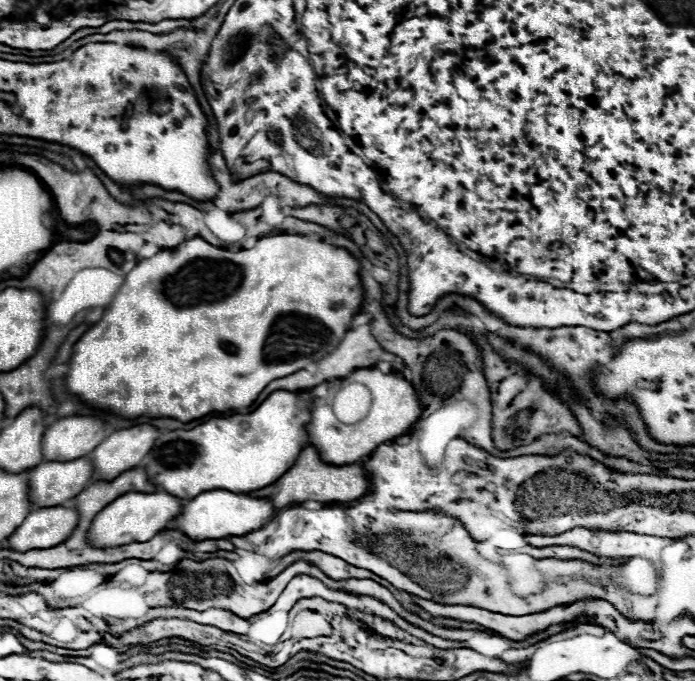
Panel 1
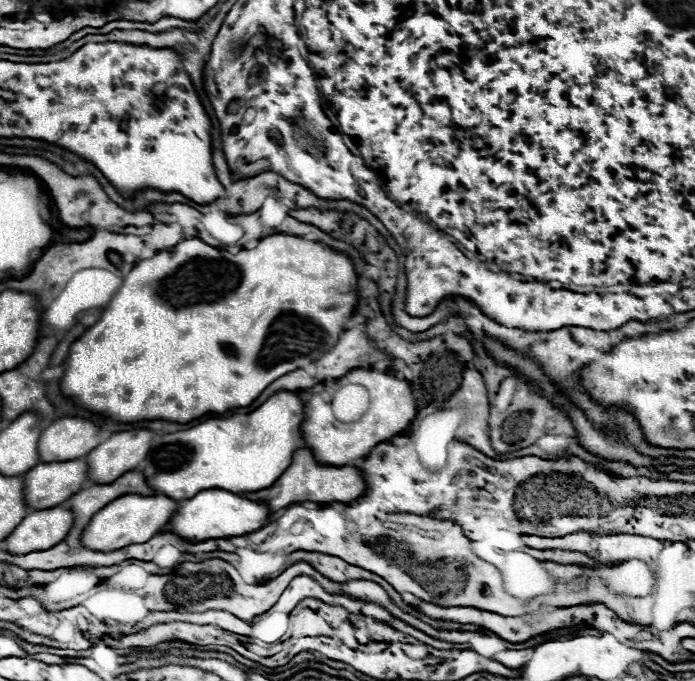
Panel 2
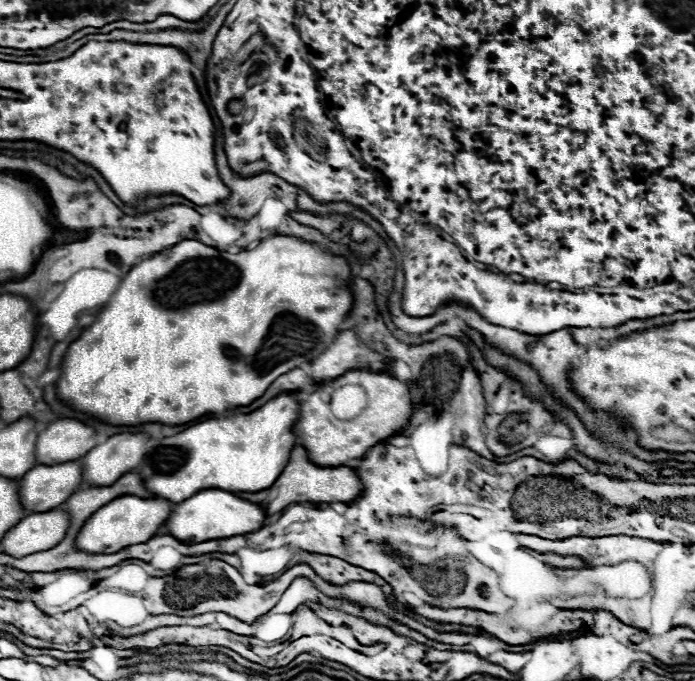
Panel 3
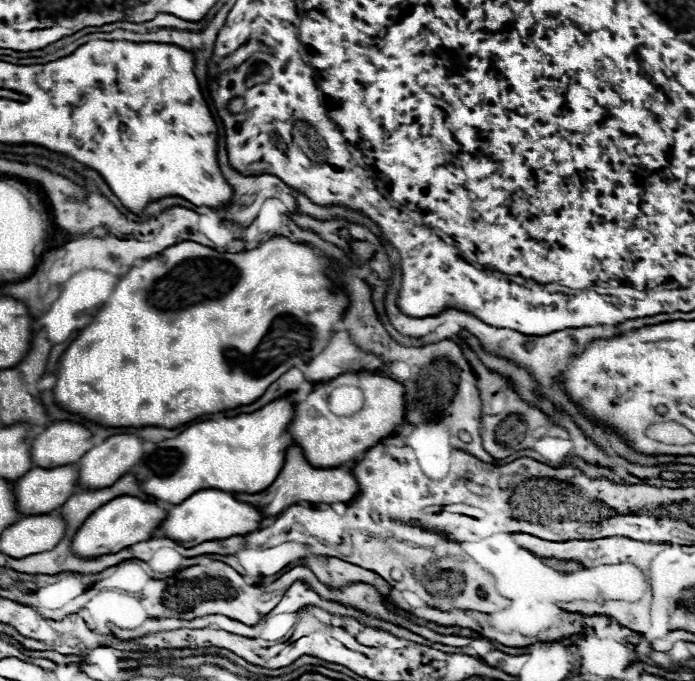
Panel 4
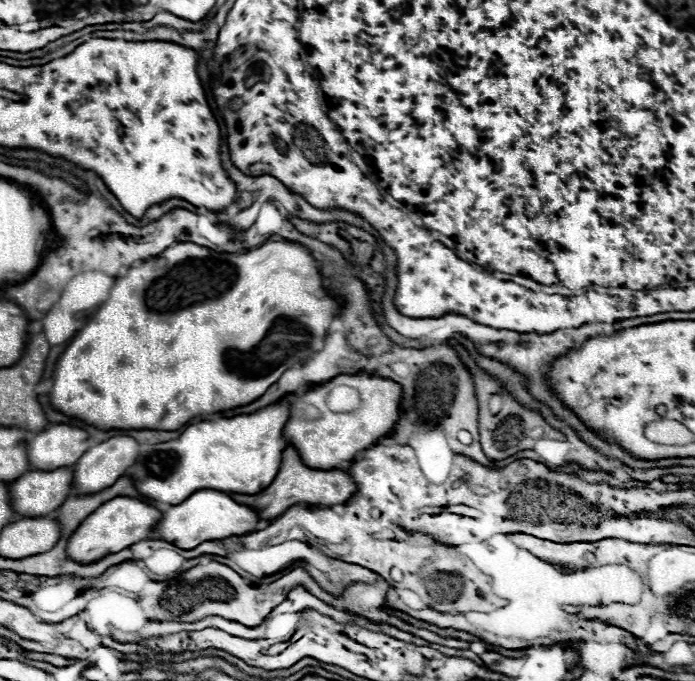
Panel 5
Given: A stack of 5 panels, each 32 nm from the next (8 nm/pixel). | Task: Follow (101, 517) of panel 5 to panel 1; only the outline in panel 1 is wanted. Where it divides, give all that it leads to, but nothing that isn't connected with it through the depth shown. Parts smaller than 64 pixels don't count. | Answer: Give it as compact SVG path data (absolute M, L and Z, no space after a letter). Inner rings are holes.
M126 492L124 496L116 498L96 520L92 522L92 532L88 532L88 540L96 544L98 548L106 546L116 546L116 544L130 544L130 542L140 542L148 540L148 536L154 536L160 532L160 528L166 528L178 514L182 512L182 500L164 492Z

